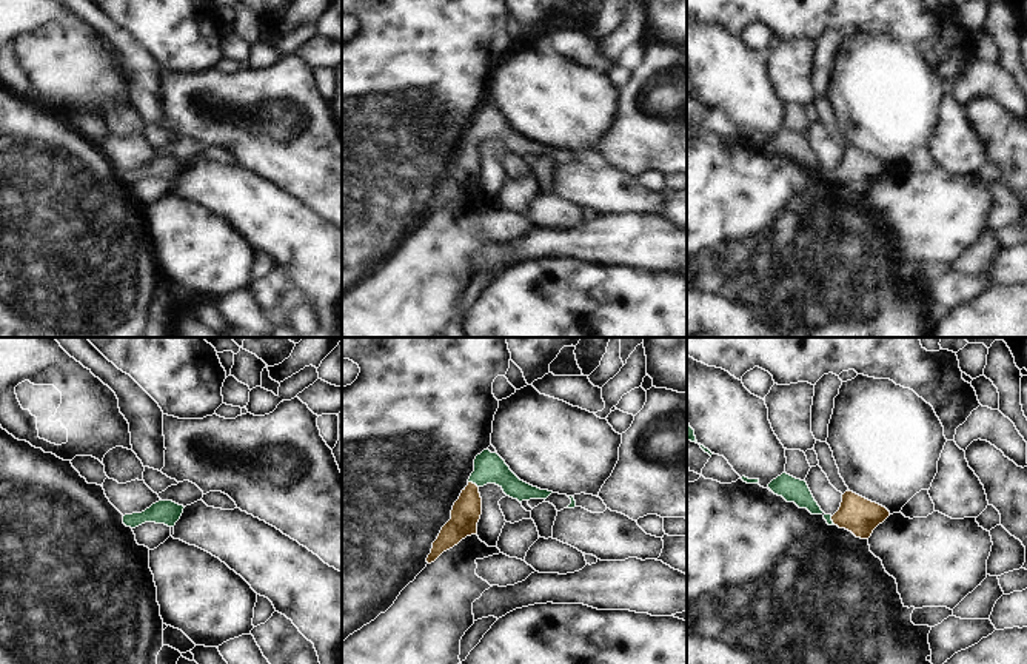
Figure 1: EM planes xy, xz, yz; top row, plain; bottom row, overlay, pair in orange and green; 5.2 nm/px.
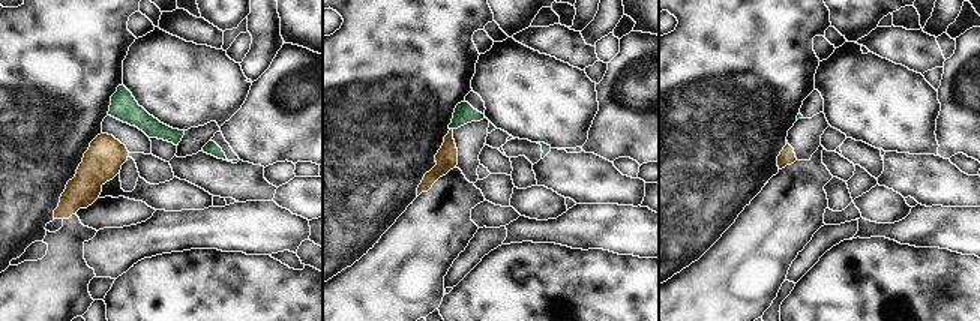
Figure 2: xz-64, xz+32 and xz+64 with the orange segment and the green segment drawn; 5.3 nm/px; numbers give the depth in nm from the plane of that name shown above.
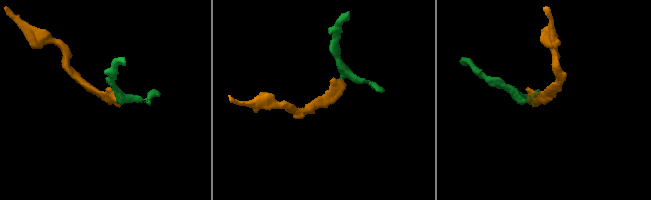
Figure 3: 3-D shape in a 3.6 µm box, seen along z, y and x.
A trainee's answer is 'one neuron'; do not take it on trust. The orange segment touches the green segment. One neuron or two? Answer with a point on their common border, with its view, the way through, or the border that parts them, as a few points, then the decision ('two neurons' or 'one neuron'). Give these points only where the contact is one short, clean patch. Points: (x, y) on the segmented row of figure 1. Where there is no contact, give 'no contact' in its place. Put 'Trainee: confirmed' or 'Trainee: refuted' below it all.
xz (471, 482) | across xz (467, 510), (471, 482), (488, 467) | one neuron
Trainee: confirmed

